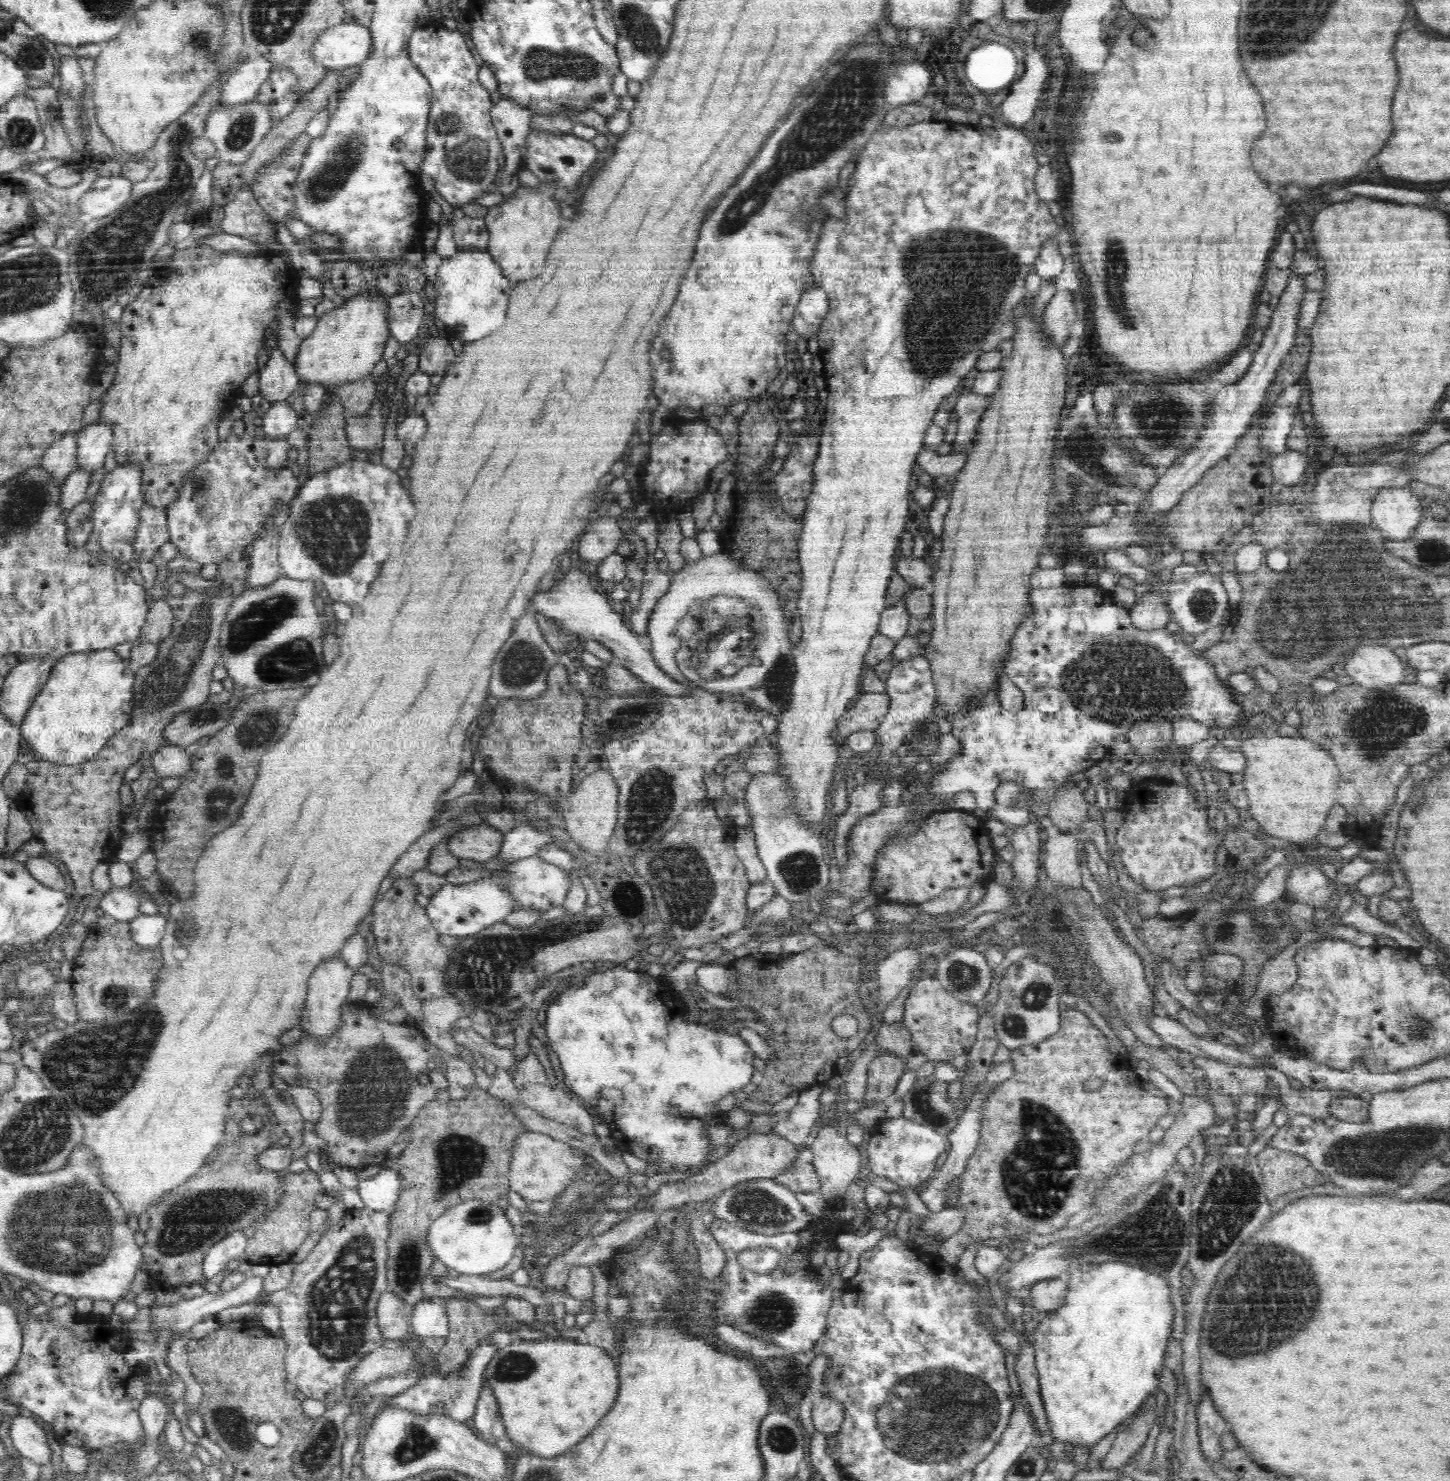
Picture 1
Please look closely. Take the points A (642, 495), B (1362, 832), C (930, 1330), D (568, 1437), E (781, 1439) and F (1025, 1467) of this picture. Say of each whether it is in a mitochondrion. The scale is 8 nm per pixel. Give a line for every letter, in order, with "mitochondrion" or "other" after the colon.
A: other
B: other
C: other
D: other
E: mitochondrion
F: mitochondrion

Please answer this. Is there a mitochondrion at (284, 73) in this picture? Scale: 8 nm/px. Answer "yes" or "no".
no

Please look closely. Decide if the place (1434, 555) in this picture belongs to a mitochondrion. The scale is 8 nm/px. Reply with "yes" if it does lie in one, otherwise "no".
yes

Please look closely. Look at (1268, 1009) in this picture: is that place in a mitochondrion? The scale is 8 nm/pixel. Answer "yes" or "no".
no

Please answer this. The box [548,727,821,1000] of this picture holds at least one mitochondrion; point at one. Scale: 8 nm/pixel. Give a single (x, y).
(686, 890)

